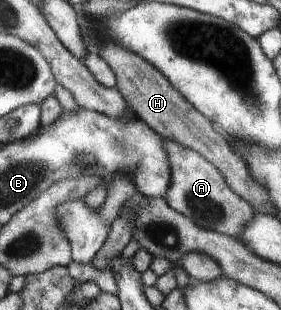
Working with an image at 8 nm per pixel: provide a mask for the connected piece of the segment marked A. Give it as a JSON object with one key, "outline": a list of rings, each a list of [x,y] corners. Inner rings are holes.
{"outline":[[[165,140],[165,147],[168,151],[170,169],[172,169],[170,187],[164,193],[165,200],[186,217],[192,217],[194,223],[204,229],[210,229],[228,237],[240,237],[246,225],[253,220],[255,215],[253,206],[230,189],[221,171],[208,159],[202,157],[198,151],[187,149],[169,140]]]}

